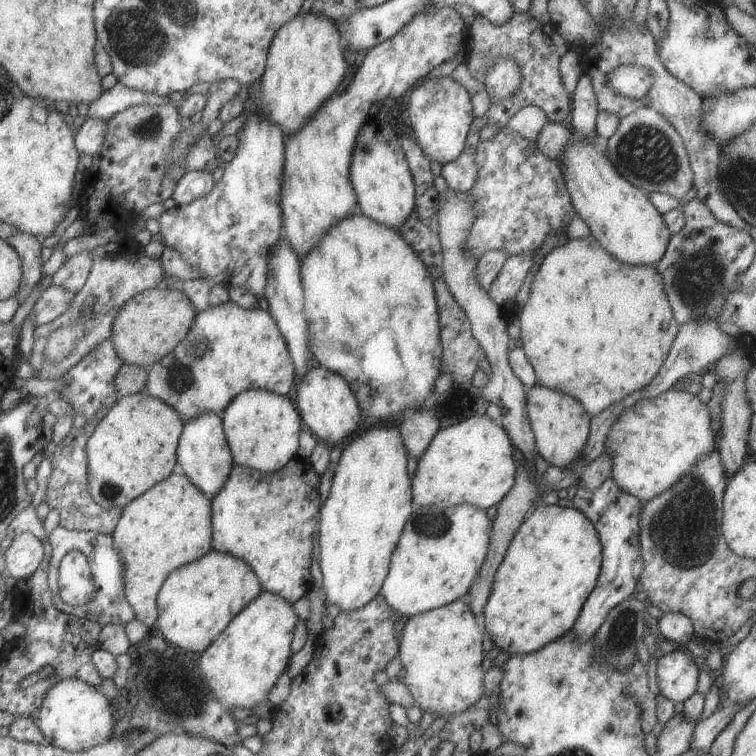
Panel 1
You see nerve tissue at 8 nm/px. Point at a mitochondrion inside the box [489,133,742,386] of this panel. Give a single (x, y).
(697, 282)

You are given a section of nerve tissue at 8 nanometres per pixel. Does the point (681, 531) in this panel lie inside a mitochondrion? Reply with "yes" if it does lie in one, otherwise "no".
yes

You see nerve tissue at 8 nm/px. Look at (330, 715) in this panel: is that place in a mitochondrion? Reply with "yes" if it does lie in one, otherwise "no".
no

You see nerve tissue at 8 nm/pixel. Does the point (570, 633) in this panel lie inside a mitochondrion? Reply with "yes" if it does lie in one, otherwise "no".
no

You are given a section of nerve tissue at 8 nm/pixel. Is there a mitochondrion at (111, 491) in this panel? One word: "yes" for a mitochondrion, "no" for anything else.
yes

